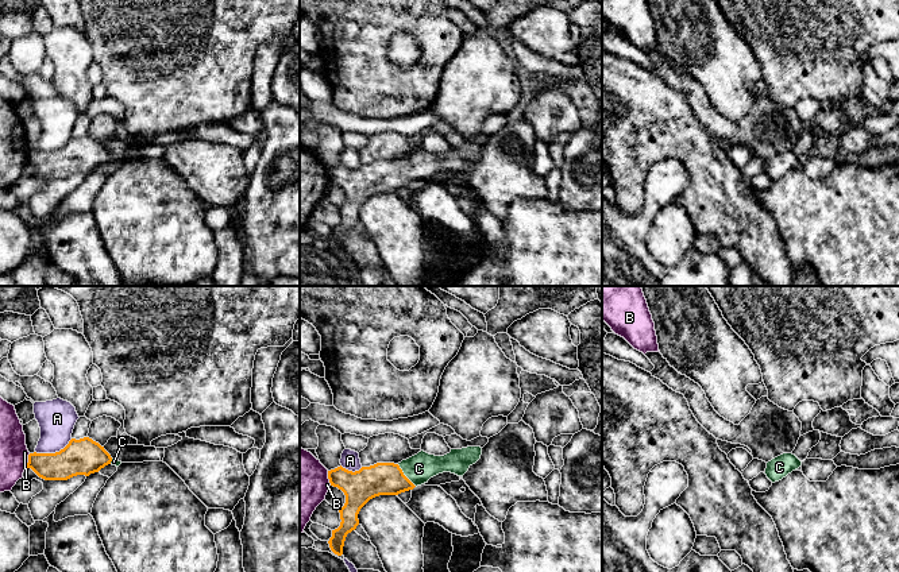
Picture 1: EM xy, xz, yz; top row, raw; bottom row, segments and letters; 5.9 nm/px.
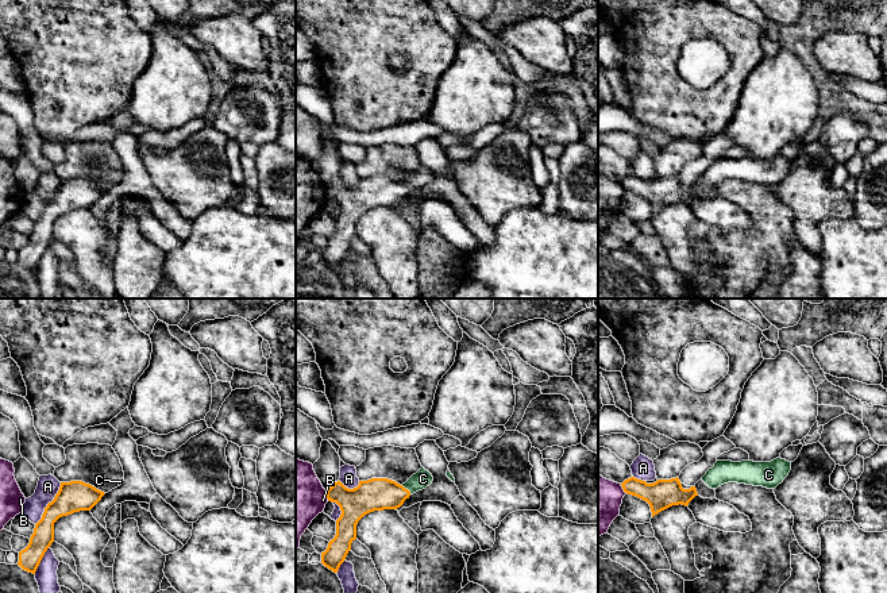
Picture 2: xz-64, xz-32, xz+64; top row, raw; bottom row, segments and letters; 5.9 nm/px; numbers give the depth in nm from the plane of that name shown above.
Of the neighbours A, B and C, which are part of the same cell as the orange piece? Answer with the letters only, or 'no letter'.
C

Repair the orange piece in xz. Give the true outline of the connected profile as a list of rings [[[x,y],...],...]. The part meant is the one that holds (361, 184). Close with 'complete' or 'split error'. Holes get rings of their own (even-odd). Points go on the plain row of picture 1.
[[[481,144],[451,147],[444,154],[421,148],[398,162],[377,161],[355,170],[340,163],[328,169],[331,183],[337,185],[346,193],[346,201],[339,208],[340,224],[332,228],[328,239],[331,248],[337,254],[343,252],[346,235],[359,223],[358,212],[370,197],[413,188],[443,170],[463,175],[468,166],[481,156],[481,152]]]; split error

